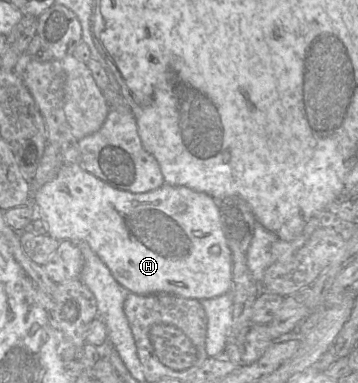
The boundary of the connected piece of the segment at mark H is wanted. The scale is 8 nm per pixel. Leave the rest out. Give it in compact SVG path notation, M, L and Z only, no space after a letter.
M80 163L63 165L55 178L43 185L34 195L34 206L37 212L37 218L40 218L47 224L47 234L51 237L63 241L83 241L89 244L91 249L101 258L101 260L110 269L114 278L129 293L135 294L158 294L166 293L176 296L191 298L197 300L212 299L228 293L232 288L232 254L227 244L223 232L219 210L214 199L203 192L183 186L172 186L164 184L160 188L145 192L132 193L126 190L115 188L102 181L98 177L84 170Z

